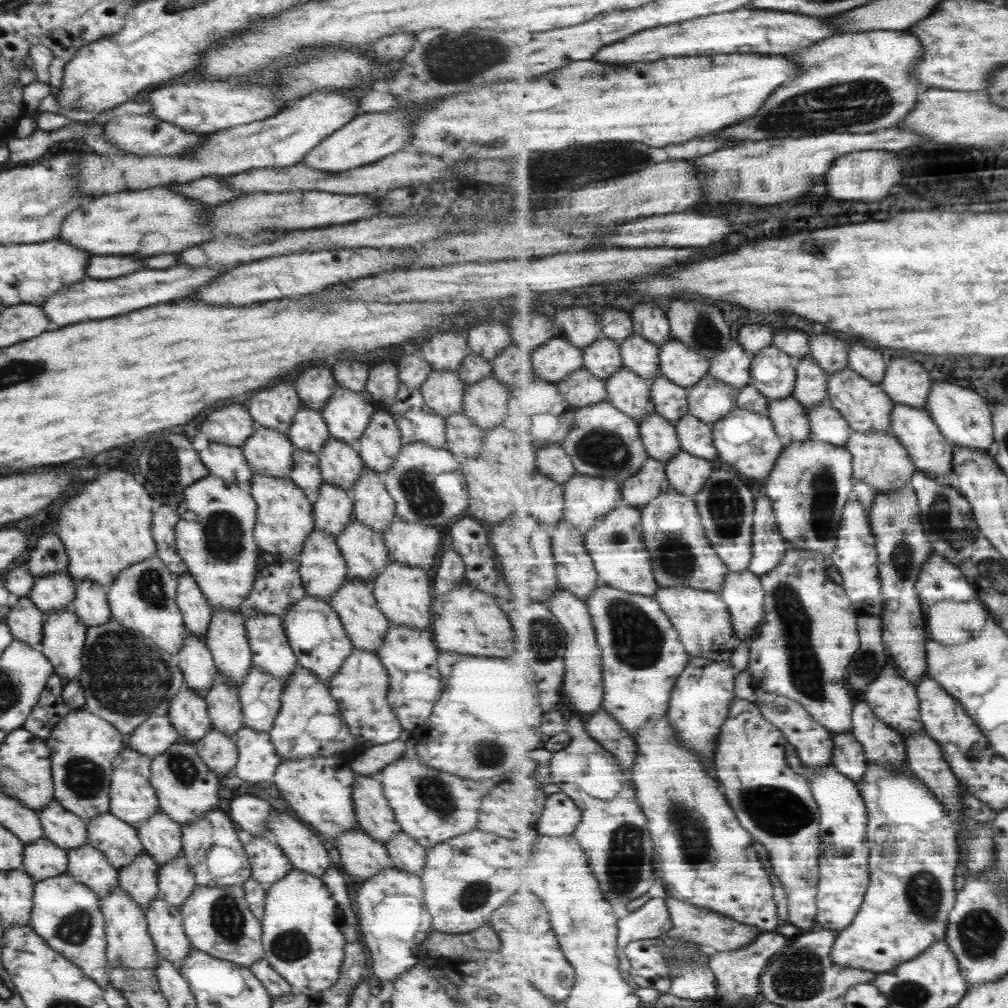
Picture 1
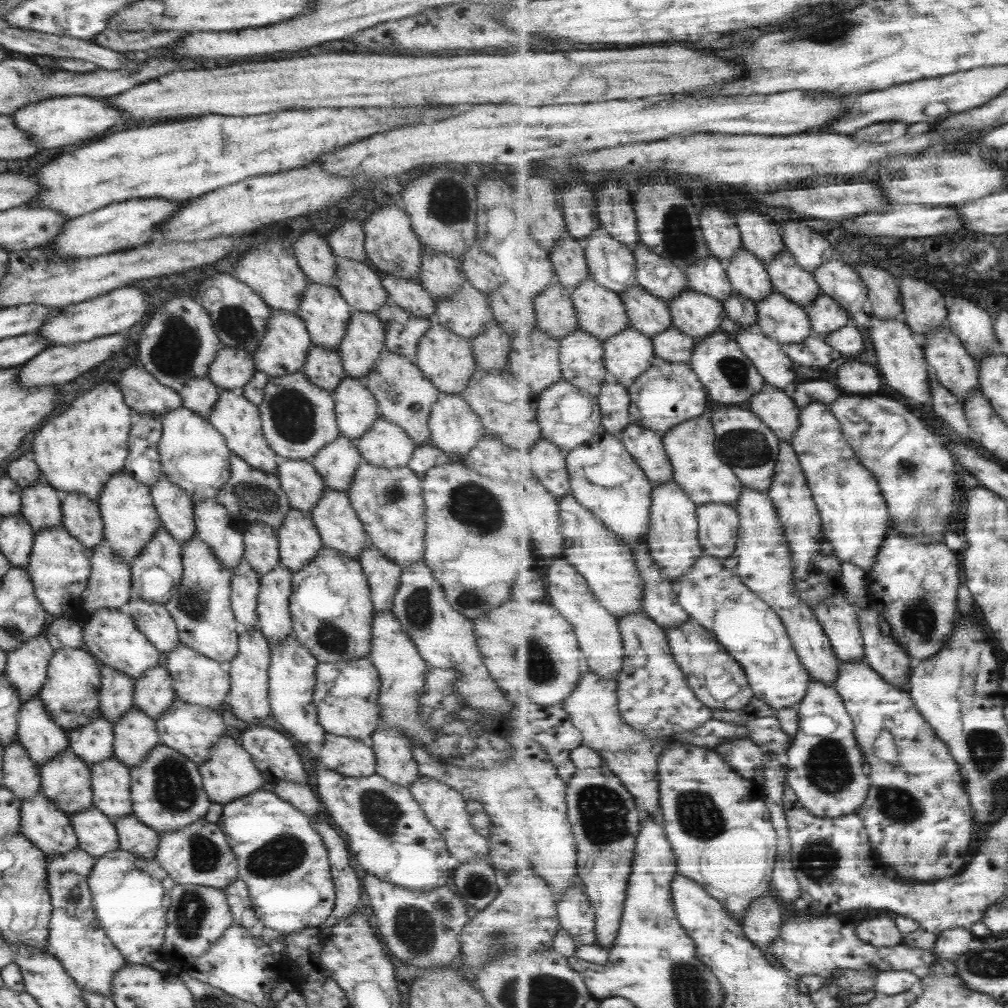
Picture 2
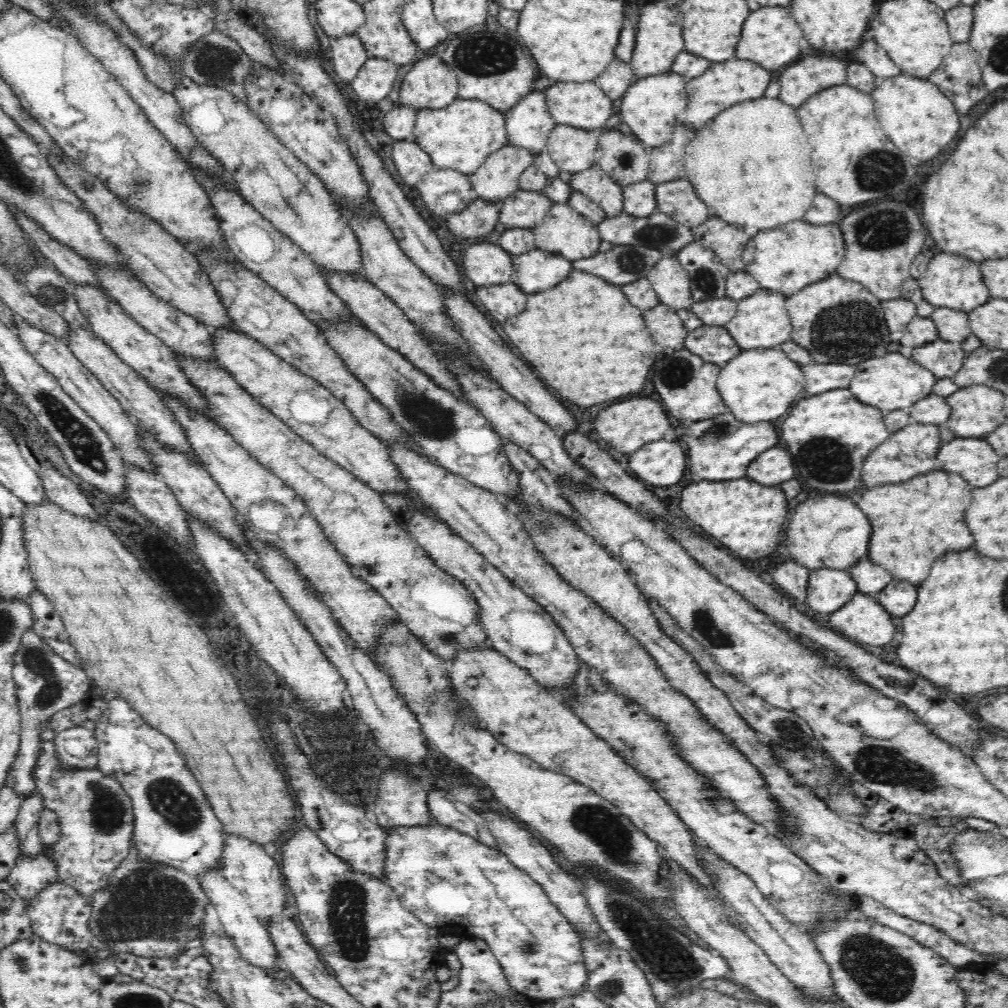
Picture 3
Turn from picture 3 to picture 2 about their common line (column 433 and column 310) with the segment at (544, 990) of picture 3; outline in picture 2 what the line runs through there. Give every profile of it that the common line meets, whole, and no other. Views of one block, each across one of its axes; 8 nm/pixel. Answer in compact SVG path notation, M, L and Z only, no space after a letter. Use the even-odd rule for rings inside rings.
M262 788L233 802L224 804L222 814L240 814L244 810L244 806L262 808L264 812L274 814L276 822L280 822L280 826L270 830L270 832L274 832L272 840L268 842L270 846L230 846L234 856L236 856L238 879L246 882L248 892L251 894L252 907L254 907L256 915L258 915L258 919L264 922L265 928L274 929L279 936L285 936L304 928L321 928L328 916L333 912L336 890L331 878L328 852L324 844L322 844L320 836L315 832L313 823L294 808L292 804L285 802L282 797L274 794L274 791L270 792ZM280 836L292 836L290 840L296 840L296 842L292 842L290 846L286 844L282 848L296 848L296 850L266 850L266 848L278 846L276 840L280 840Z

